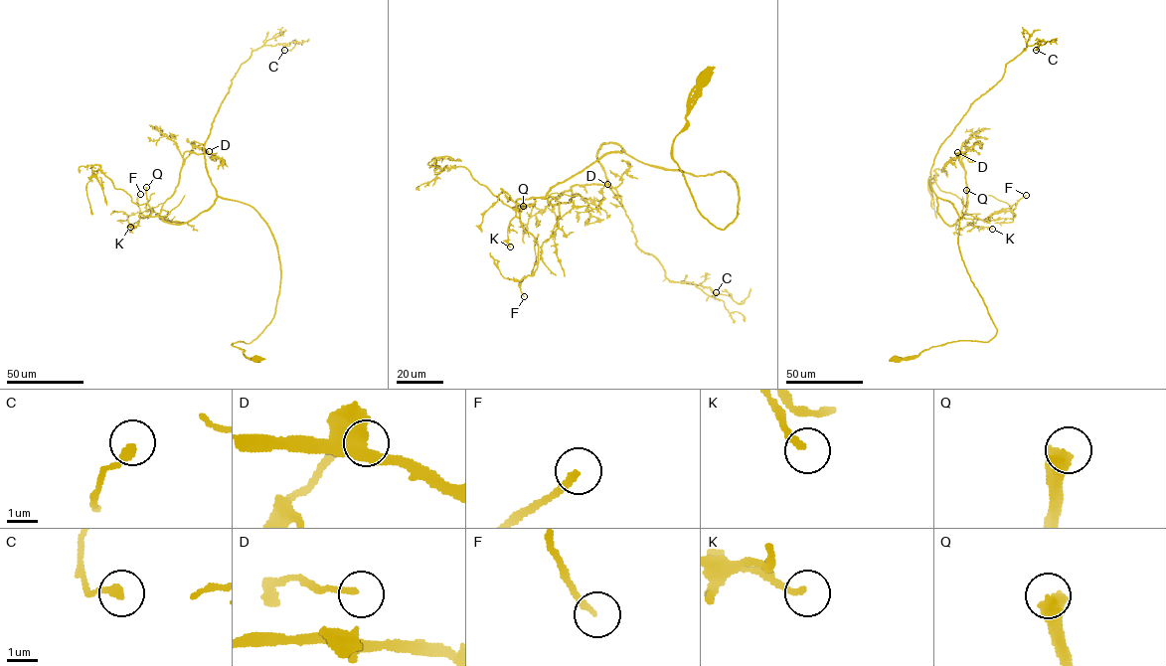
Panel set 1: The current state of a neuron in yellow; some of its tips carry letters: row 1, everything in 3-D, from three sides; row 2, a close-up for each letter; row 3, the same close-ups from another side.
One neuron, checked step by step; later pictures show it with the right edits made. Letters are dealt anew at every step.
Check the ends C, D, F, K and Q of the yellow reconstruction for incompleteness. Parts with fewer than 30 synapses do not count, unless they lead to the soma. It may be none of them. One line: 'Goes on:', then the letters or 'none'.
Goes on: F, Q

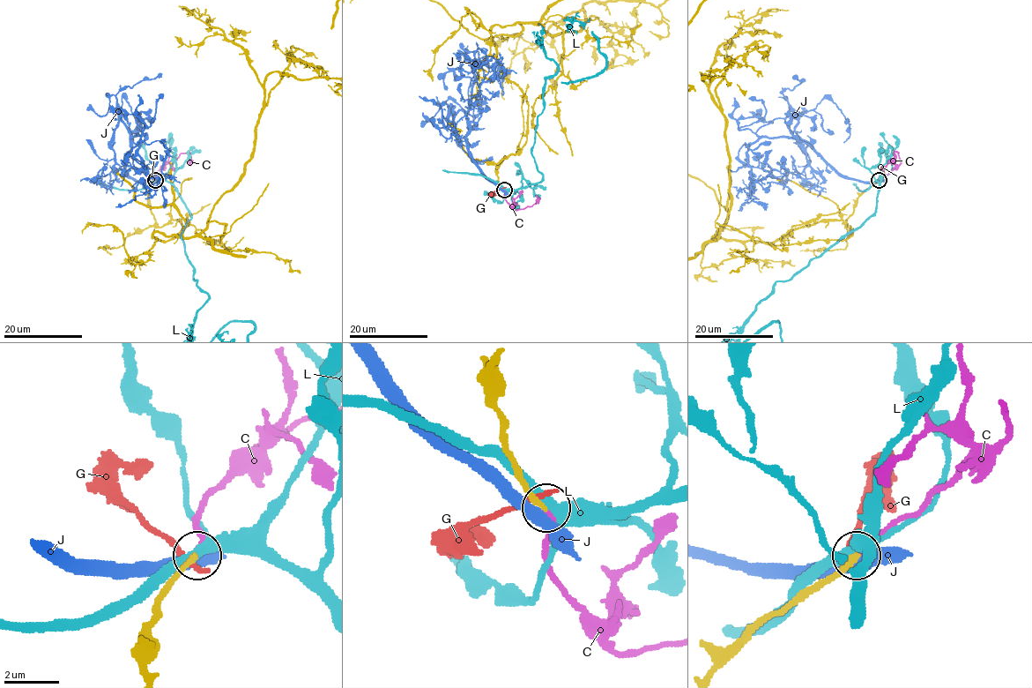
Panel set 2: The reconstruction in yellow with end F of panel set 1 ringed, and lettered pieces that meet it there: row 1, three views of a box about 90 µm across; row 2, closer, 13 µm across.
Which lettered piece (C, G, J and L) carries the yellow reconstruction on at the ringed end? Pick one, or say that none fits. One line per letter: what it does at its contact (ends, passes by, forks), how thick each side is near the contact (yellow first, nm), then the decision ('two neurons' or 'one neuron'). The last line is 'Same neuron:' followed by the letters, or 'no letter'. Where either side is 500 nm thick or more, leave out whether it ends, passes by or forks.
C: it ends; calibres 220 and 200 nm; one neuron
G: it ends; calibres 280 and 240 nm; two neurons
J: it passes by; calibres 260 and 440 nm; two neurons
L: it passes by; calibres 280 and 360 nm; two neurons
Same neuron: C

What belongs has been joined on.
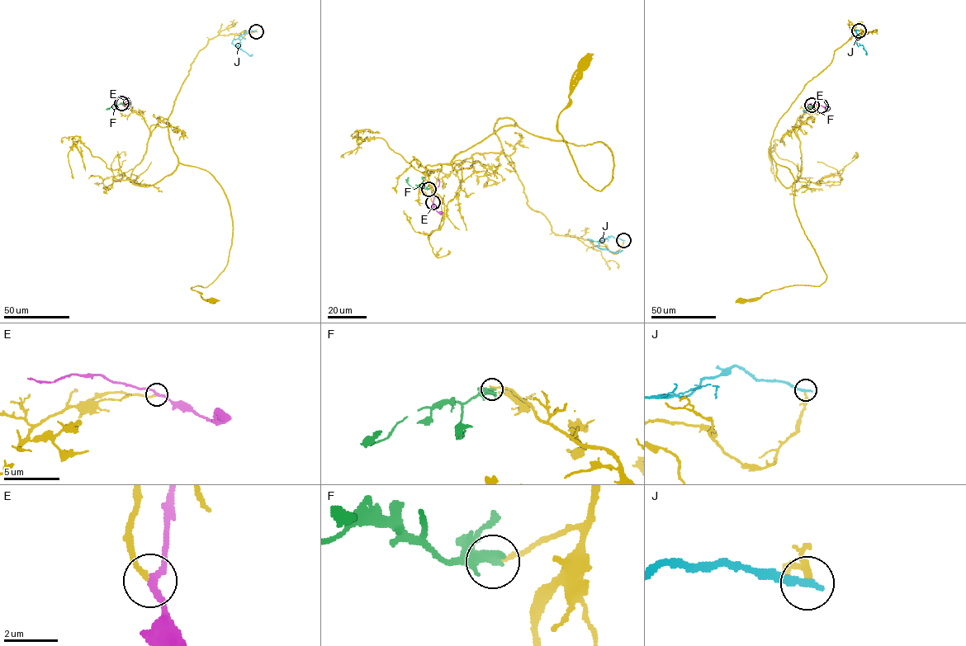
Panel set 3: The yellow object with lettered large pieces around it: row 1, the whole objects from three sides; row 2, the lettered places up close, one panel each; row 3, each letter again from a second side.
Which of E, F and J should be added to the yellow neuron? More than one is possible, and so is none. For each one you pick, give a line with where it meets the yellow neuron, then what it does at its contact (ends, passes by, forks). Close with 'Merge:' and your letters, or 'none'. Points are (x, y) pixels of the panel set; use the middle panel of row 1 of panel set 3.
E: contact (433, 202); it passes by
Merge: E

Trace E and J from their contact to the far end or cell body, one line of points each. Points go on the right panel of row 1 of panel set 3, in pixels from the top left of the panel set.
E: (821, 106), (806, 103)
J: (859, 30), (855, 30), (858, 35), (855, 42), (858, 46), (862, 45), (865, 54)

